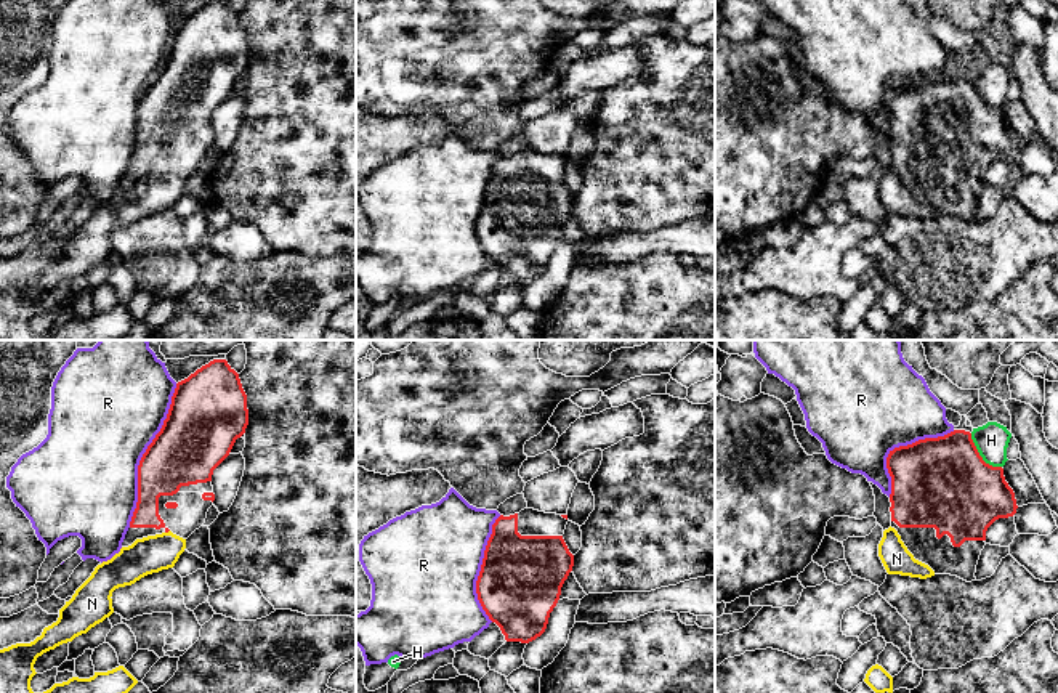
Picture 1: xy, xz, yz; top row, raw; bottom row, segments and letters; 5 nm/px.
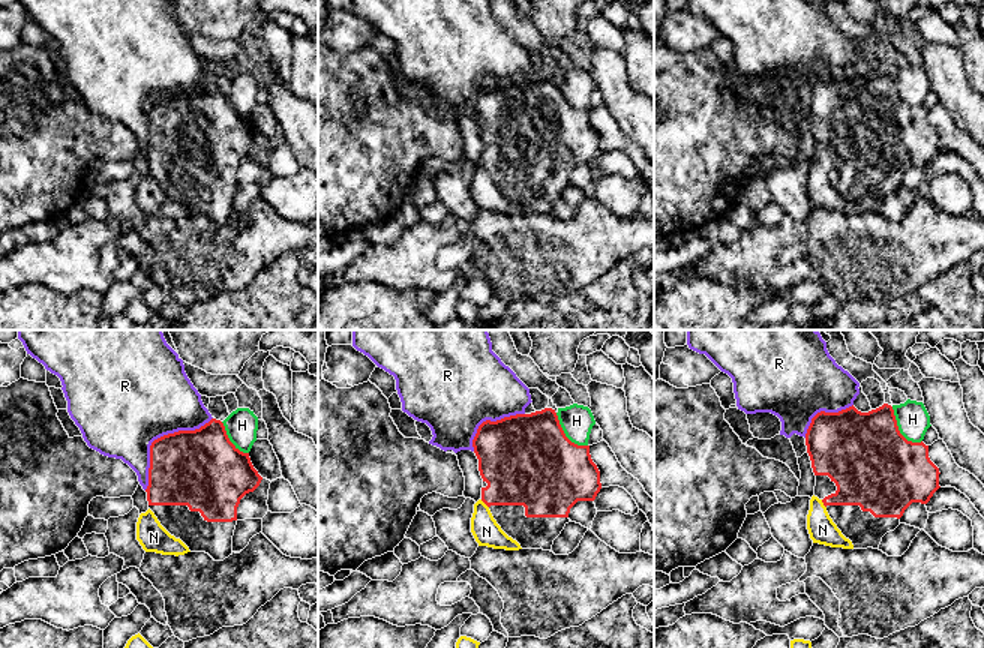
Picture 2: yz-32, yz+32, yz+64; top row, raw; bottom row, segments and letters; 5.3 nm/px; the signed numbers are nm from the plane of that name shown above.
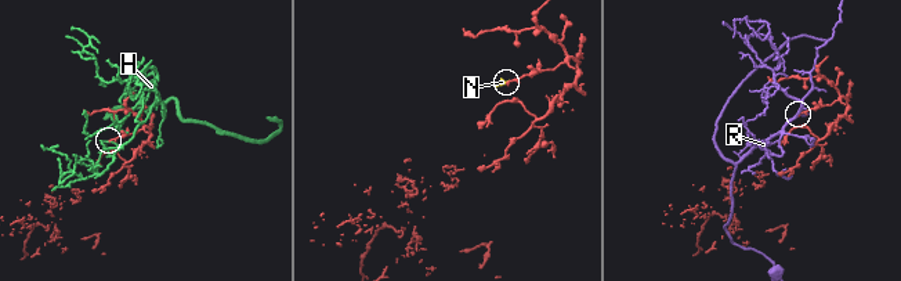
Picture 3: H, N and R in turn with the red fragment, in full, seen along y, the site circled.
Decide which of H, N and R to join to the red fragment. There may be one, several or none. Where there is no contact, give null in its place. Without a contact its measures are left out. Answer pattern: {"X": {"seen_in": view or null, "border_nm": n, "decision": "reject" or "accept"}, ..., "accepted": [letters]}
{"H": {"seen_in": "yz", "border_nm": 240, "decision": "reject"}, "N": {"seen_in": "xy", "border_nm": 30, "decision": "accept"}, "R": {"seen_in": "xy", "border_nm": 750, "decision": "reject"}, "accepted": ["N"]}

